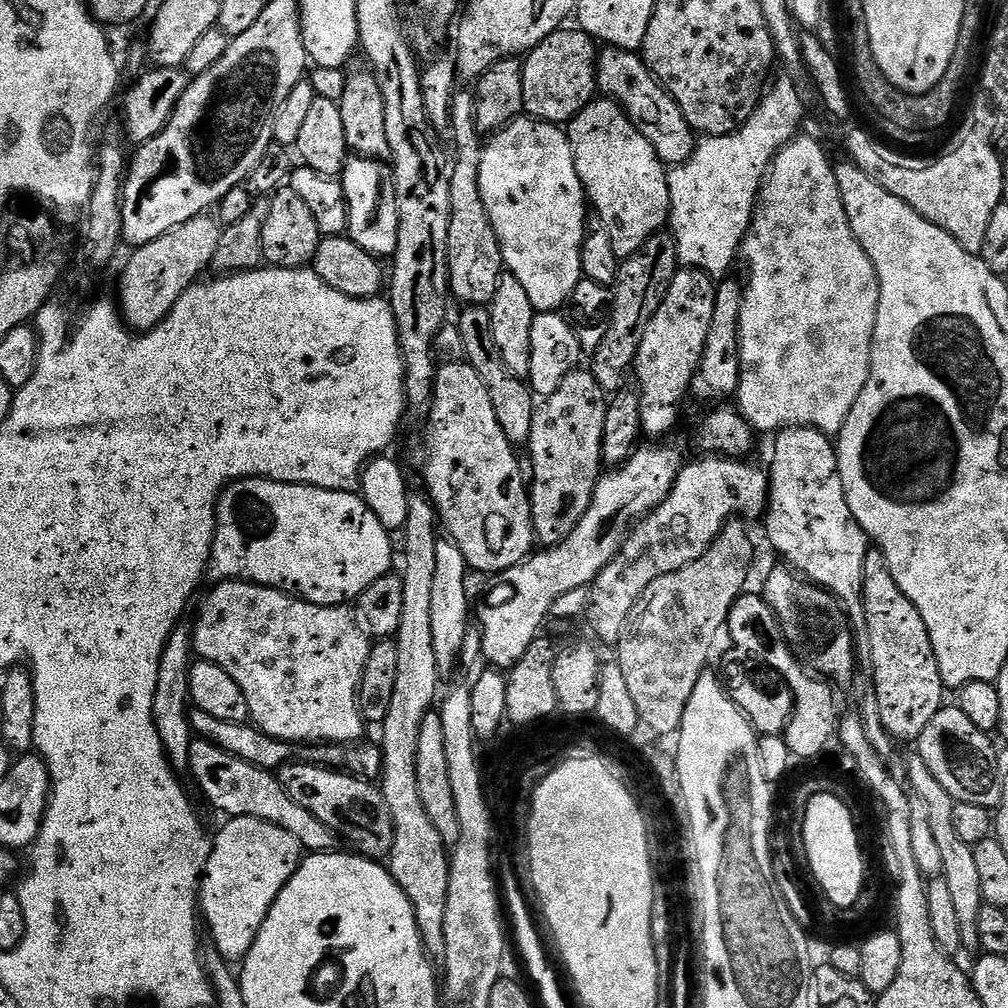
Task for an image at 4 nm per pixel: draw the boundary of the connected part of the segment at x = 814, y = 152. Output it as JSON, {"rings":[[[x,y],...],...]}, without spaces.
{"rings":[[[805,134],[797,135],[795,140],[780,149],[776,159],[773,160],[771,168],[768,169],[767,176],[764,177],[764,182],[760,186],[760,193],[756,195],[756,209],[752,215],[752,221],[748,227],[748,233],[744,235],[744,241],[740,243],[739,259],[744,260],[744,268],[748,271],[748,281],[743,281],[744,289],[744,305],[742,306],[742,314],[738,318],[738,354],[740,355],[740,381],[738,382],[738,390],[734,397],[735,407],[746,418],[746,422],[757,433],[769,432],[775,434],[782,428],[816,428],[819,432],[829,434],[839,433],[840,427],[846,422],[846,418],[850,414],[850,410],[854,406],[854,402],[858,402],[858,394],[862,394],[862,390],[866,386],[866,378],[870,374],[870,362],[872,361],[872,339],[874,338],[874,326],[876,325],[876,315],[878,314],[878,298],[880,297],[880,283],[876,277],[874,266],[870,262],[870,258],[866,254],[866,250],[862,250],[862,246],[858,242],[858,238],[854,238],[854,230],[850,230],[850,222],[846,218],[846,206],[842,206],[842,194],[838,190],[838,178],[836,177],[836,169],[833,161],[828,161],[828,156],[824,153],[824,148],[812,136],[804,136]]]}

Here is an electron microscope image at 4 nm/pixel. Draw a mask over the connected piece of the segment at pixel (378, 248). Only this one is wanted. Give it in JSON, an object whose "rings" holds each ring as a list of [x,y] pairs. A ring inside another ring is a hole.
{"rings":[[[351,157],[340,176],[348,210],[347,235],[362,250],[377,258],[390,258],[396,253],[398,238],[397,196],[391,169],[368,157]]]}

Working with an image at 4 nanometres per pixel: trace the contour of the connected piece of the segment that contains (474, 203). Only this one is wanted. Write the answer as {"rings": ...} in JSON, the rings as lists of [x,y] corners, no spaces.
{"rings":[[[457,91],[452,99],[451,110],[451,125],[450,133],[452,132],[452,140],[456,143],[456,156],[454,152],[454,159],[450,164],[450,230],[448,231],[448,287],[453,297],[457,296],[464,306],[487,306],[492,303],[494,298],[494,290],[498,290],[498,278],[500,273],[505,271],[504,259],[502,258],[502,250],[498,242],[498,234],[494,234],[494,226],[490,226],[490,214],[486,214],[486,206],[482,202],[482,190],[478,190],[478,170],[482,162],[482,150],[484,144],[482,143],[482,134],[476,129],[476,98],[471,91],[462,92]]]}

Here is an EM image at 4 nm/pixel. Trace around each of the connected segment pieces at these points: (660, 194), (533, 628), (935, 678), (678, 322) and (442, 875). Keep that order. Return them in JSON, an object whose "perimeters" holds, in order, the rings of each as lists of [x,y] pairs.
{"perimeters":[[[[611,98],[593,99],[591,104],[587,104],[577,116],[568,121],[566,131],[578,178],[595,219],[596,216],[600,219],[599,227],[610,234],[610,246],[614,246],[616,256],[632,256],[642,250],[642,242],[646,242],[646,238],[661,231],[669,223],[672,215],[669,169],[658,158],[654,146],[650,146],[650,142],[646,142],[646,138],[642,138],[640,131],[632,125],[623,108]]],[[[648,442],[645,448],[637,447],[623,464],[605,471],[596,484],[594,498],[586,514],[582,514],[582,522],[574,526],[574,534],[567,536],[561,544],[549,547],[547,550],[540,550],[544,552],[537,551],[529,556],[519,568],[511,568],[510,571],[503,573],[502,580],[508,588],[502,589],[501,592],[490,593],[488,604],[480,604],[477,608],[475,605],[474,620],[475,623],[476,620],[480,623],[480,629],[478,629],[480,650],[483,659],[485,661],[488,659],[493,669],[511,670],[518,662],[518,658],[526,654],[530,642],[534,642],[541,635],[540,627],[543,626],[544,619],[552,616],[554,602],[558,602],[558,598],[562,598],[562,594],[570,590],[591,586],[598,578],[598,574],[602,574],[604,567],[620,553],[624,537],[628,535],[636,521],[644,519],[667,498],[680,473],[682,459],[680,460],[678,449],[664,443],[668,442],[657,443],[660,444],[657,448],[652,445],[655,444],[652,442]]],[[[870,550],[864,563],[864,623],[868,628],[868,656],[872,659],[872,684],[878,702],[882,726],[893,741],[919,741],[930,718],[945,707],[946,689],[938,670],[938,658],[922,622],[922,614],[898,590],[894,574],[890,574],[886,558],[878,550]]],[[[681,267],[670,282],[670,290],[666,290],[666,298],[662,298],[654,318],[650,318],[650,322],[644,328],[634,365],[634,380],[636,376],[635,387],[640,393],[640,426],[645,437],[667,437],[664,435],[675,426],[676,419],[680,416],[676,407],[684,399],[689,399],[692,378],[696,367],[700,365],[702,350],[706,346],[706,334],[710,334],[710,318],[714,318],[716,286],[717,281],[707,272],[700,272],[697,268]]],[[[409,495],[406,522],[402,529],[404,535],[404,569],[402,575],[402,622],[398,622],[395,634],[398,650],[398,675],[394,677],[394,694],[390,697],[390,711],[384,723],[379,725],[380,740],[378,747],[382,754],[382,770],[378,777],[378,787],[386,802],[386,810],[390,810],[390,818],[394,826],[394,842],[392,855],[387,857],[386,867],[392,873],[394,882],[406,894],[410,906],[414,910],[416,925],[424,943],[424,951],[433,961],[443,961],[446,954],[446,894],[450,886],[450,852],[446,847],[442,834],[434,830],[434,822],[426,818],[426,809],[422,806],[422,798],[418,795],[418,773],[416,755],[418,754],[418,729],[422,718],[433,711],[437,703],[436,691],[440,688],[440,669],[434,658],[433,635],[430,627],[430,605],[432,588],[434,587],[434,565],[436,559],[436,542],[438,539],[438,517],[427,495]]]]}

